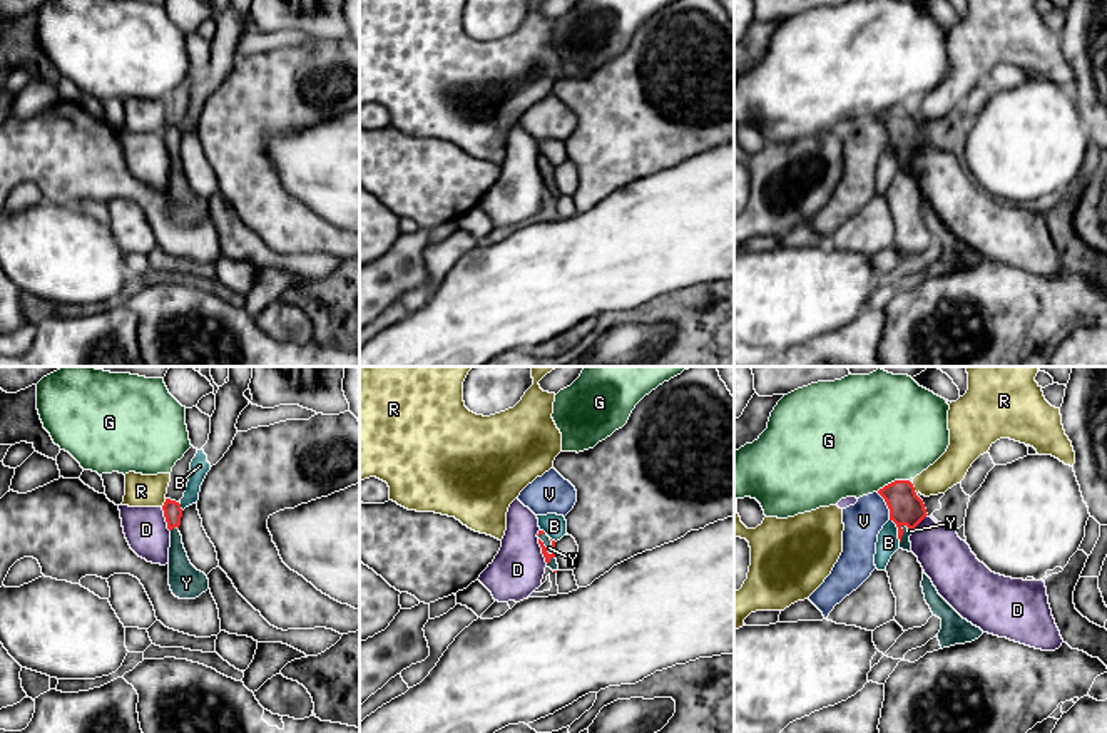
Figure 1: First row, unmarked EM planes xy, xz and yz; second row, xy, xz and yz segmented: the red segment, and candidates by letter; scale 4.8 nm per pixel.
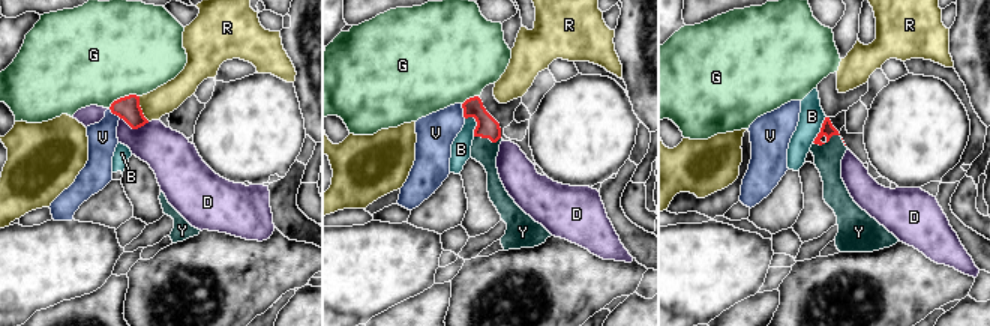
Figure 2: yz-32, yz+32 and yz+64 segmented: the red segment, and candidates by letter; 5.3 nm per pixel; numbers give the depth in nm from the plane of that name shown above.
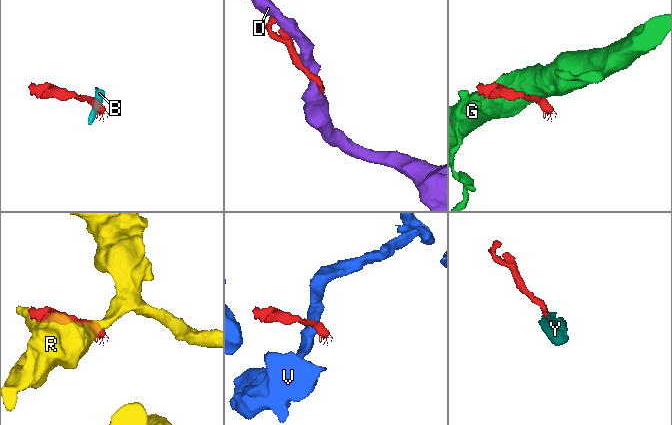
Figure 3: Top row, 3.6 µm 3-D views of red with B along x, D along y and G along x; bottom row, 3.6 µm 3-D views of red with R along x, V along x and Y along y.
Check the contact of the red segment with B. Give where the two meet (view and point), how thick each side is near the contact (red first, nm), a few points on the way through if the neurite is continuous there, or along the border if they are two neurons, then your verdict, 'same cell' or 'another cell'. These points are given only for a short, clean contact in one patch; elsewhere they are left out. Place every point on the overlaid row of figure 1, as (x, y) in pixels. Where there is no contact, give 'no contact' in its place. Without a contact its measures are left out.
contact yz (898, 531); calibres 160 and 110 nm; border yz (890, 519), (897, 527), (900, 541); another cell

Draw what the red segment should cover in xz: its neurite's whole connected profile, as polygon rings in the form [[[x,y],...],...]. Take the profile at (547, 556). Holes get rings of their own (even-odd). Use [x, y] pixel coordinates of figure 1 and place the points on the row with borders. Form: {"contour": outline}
{"contour": [[[538,531],[537,537],[538,537],[538,544],[542,547],[542,554],[545,557],[547,567],[557,572],[559,564],[554,554],[555,541],[552,541],[543,531]]]}

